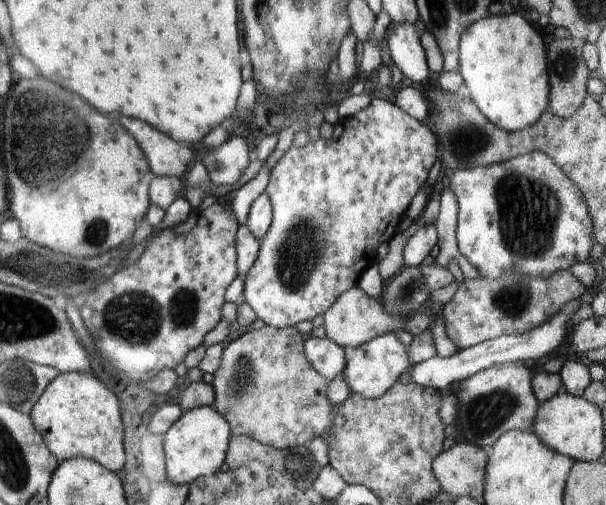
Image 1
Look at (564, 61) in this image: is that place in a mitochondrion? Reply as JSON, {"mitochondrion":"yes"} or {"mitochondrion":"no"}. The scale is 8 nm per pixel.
{"mitochondrion":"yes"}

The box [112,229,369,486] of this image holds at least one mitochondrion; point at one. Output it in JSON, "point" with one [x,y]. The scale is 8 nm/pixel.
{"point":[240,383]}

